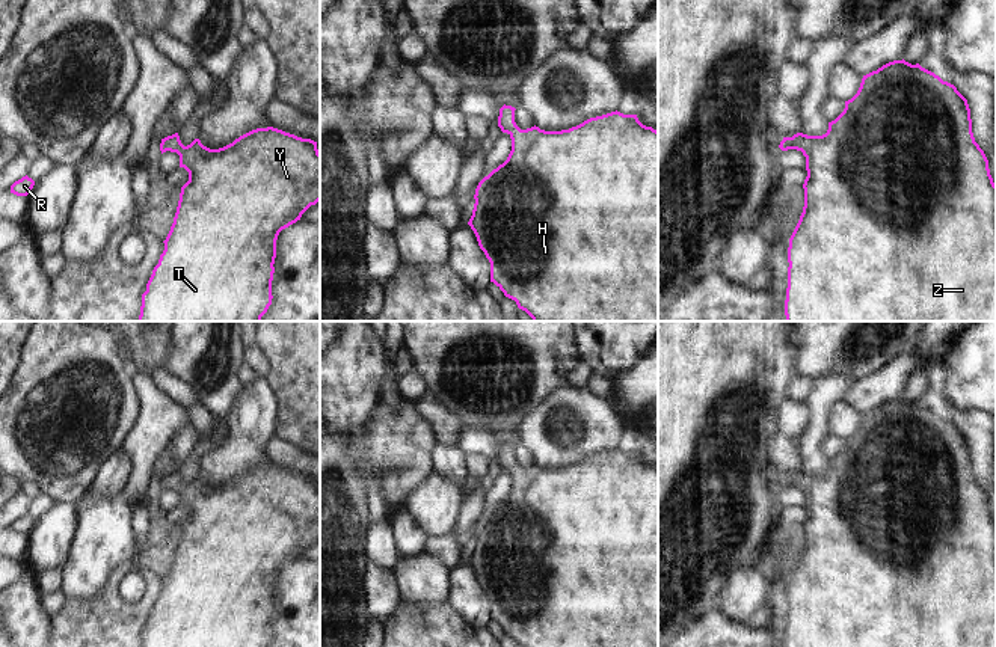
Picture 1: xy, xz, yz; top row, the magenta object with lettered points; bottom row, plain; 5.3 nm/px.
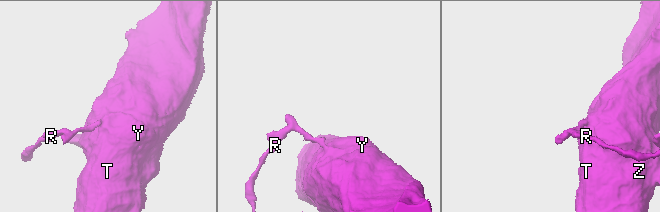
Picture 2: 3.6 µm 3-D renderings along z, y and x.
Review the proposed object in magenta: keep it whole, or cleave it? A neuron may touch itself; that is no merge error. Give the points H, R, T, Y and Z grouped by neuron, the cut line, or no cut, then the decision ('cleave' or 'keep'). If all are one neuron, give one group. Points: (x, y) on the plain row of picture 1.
H R T Y Z; no cut; keep

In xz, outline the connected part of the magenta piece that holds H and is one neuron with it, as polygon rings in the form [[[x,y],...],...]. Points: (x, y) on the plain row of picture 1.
[[[506,442],[500,446],[498,465],[510,474],[512,489],[503,502],[478,520],[468,560],[490,600],[490,620],[519,647],[658,647],[658,469],[643,463],[637,452],[617,448],[569,468],[545,469],[536,463],[521,468],[515,460],[515,448]]]

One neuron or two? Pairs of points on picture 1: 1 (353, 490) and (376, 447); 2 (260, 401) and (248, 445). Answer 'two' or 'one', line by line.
1: two
2: one

